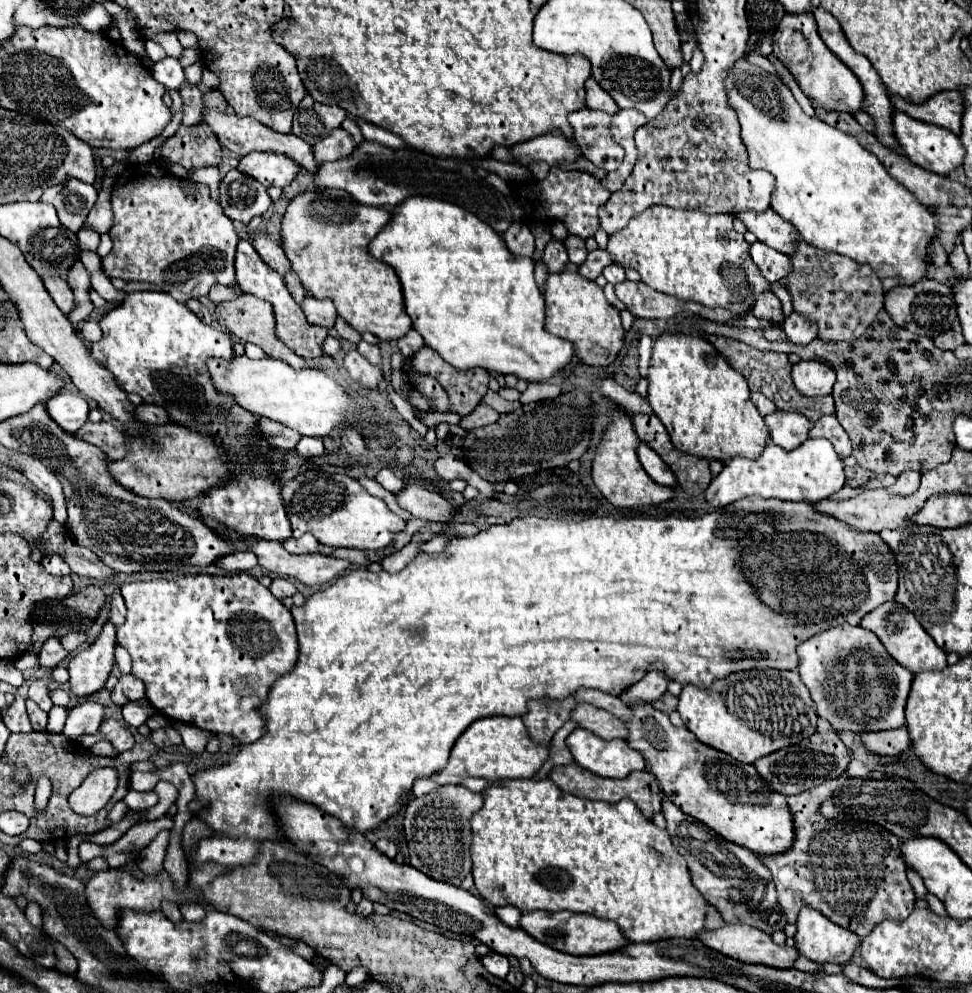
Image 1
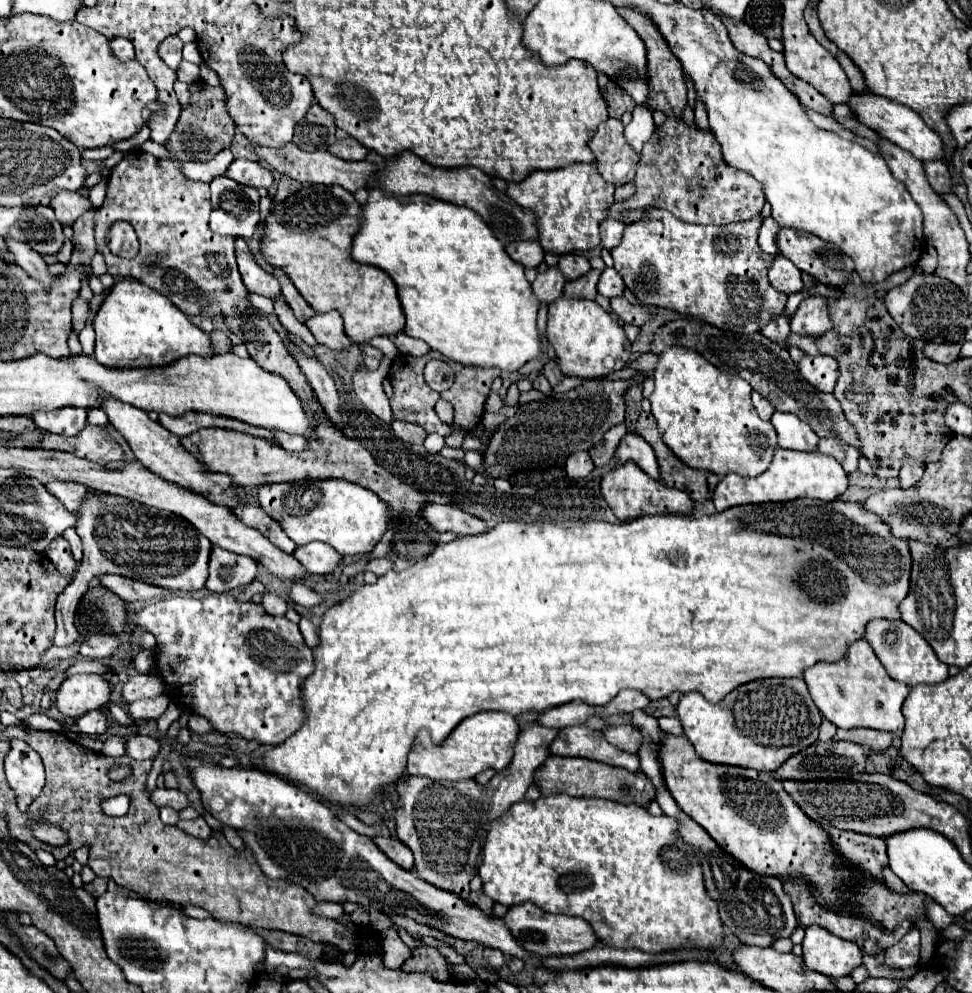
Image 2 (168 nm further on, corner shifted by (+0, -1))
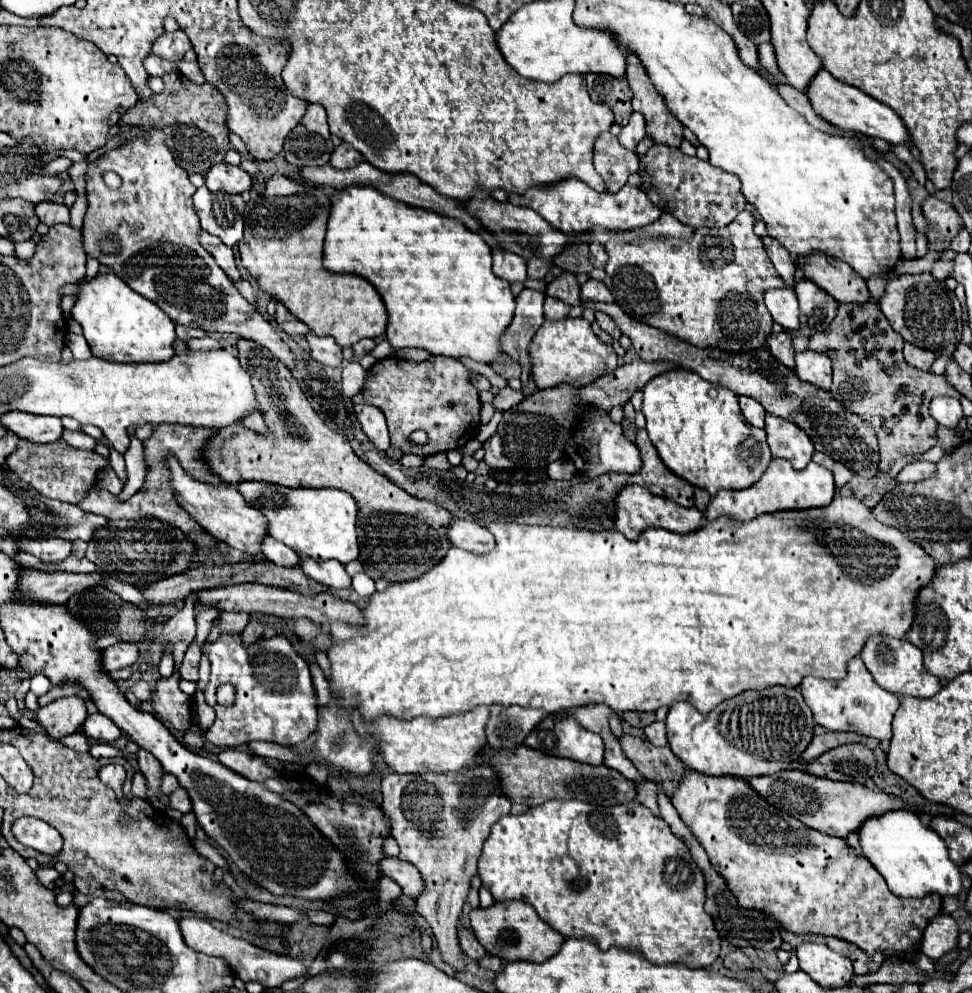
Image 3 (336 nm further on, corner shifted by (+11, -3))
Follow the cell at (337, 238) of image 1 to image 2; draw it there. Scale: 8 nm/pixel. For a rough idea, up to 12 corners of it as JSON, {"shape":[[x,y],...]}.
{"shape":[[305,186],[261,254],[353,342],[403,332],[391,276],[353,260],[361,204]]}

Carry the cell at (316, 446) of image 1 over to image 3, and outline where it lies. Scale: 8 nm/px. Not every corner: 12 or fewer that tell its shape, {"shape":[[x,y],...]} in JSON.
{"shape":[[250,412],[238,424],[260,434],[266,432],[264,416]]}

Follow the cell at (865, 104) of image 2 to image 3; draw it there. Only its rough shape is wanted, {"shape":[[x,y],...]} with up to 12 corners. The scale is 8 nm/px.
{"shape":[[824,68],[808,84],[832,126],[910,142],[900,116]]}

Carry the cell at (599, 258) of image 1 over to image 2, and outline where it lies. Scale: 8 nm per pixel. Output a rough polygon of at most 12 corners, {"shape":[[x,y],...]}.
{"shape":[[591,268],[585,276],[569,280],[565,294],[573,298],[597,296],[601,270]]}

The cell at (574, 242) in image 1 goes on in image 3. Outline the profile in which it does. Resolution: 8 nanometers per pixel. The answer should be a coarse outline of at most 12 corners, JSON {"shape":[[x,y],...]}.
{"shape":[[572,272],[550,282],[546,294],[580,306],[580,286]]}

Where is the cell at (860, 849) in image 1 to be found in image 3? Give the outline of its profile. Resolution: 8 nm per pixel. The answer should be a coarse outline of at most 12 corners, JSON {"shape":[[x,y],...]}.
{"shape":[[824,938],[824,942],[854,964],[856,974],[876,972],[884,954],[868,956],[858,946]]}

